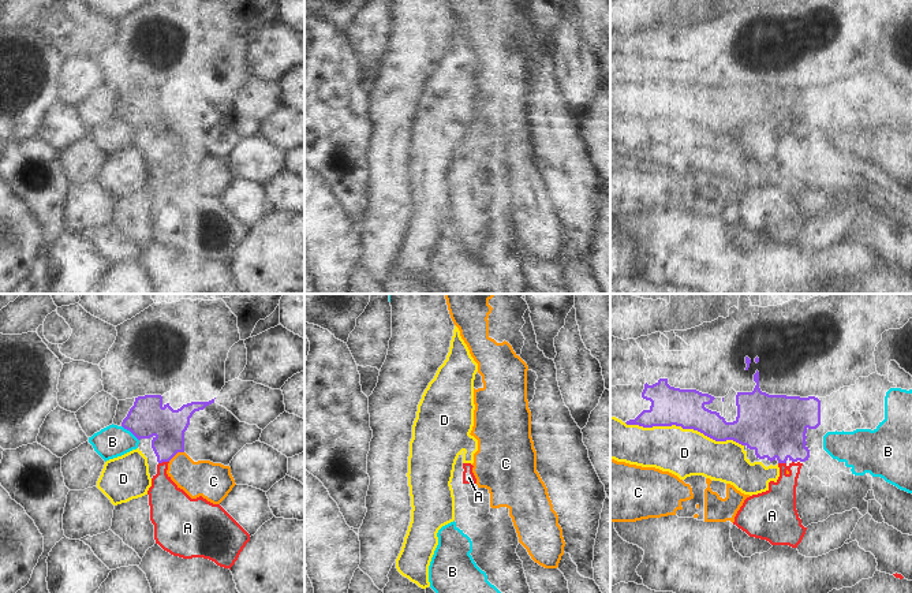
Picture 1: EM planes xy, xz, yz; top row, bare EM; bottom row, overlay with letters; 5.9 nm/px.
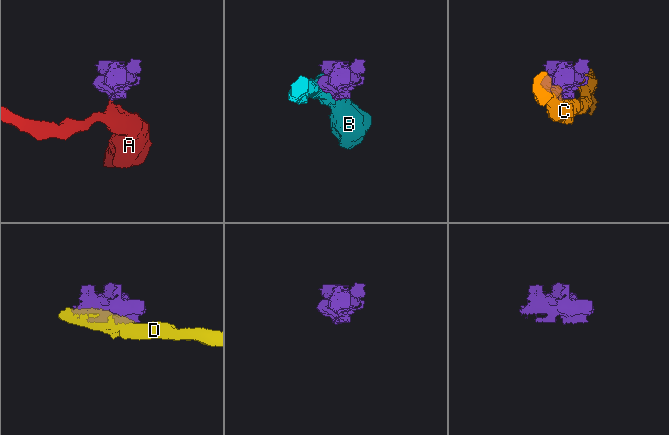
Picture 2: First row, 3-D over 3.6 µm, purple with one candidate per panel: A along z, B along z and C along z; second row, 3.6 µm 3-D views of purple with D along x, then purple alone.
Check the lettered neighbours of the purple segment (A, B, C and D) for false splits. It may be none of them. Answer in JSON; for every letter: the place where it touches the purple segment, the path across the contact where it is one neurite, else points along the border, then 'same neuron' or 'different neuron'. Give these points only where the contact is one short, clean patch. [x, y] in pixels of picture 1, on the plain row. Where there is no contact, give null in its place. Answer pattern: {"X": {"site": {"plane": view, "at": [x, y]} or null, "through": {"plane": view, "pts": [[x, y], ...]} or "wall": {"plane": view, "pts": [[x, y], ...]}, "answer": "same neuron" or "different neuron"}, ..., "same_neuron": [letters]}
{"A": {"site": {"plane": "xy", "at": [163, 155]}, "wall": {"plane": "xy", "pts": [[168, 155], [159, 157]]}, "answer": "different neuron"}, "B": {"site": {"plane": "xy", "at": [130, 125]}, "answer": "different neuron"}, "C": {"site": {"plane": "xy", "at": [175, 148]}, "answer": "different neuron"}, "D": {"site": {"plane": "yz", "at": [684, 122]}, "answer": "different neuron"}, "same_neuron": []}

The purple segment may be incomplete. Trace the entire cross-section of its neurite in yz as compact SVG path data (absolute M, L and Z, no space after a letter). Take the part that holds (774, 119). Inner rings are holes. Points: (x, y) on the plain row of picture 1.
M759 66L754 68L756 77L752 86L737 86L736 100L737 111L733 116L726 116L717 105L706 102L706 98L715 93L709 87L696 83L680 83L670 81L668 72L659 72L655 78L644 78L642 92L651 96L649 104L643 104L635 113L627 119L653 120L681 120L694 123L715 135L733 134L755 145L756 152L778 157L806 156L810 152L810 143L806 139L807 124L816 123L821 119L821 94L815 90L800 92L786 89L769 89L759 82Z

